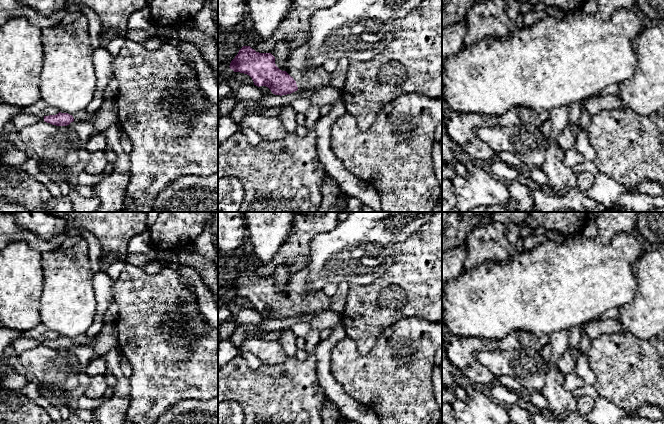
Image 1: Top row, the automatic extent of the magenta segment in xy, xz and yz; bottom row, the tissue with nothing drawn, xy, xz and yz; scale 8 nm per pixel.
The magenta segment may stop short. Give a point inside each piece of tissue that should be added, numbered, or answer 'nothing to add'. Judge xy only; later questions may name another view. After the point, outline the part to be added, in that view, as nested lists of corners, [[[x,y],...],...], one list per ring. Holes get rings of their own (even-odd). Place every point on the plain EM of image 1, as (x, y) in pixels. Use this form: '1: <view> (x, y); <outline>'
1: xy (83, 339); [[[85,334],[73,338],[73,342],[75,345],[87,345],[92,347],[95,341],[96,341],[96,336],[90,337]]]

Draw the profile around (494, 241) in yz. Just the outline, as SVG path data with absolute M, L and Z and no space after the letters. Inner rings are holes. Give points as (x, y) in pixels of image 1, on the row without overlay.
M490 220L477 225L466 239L467 255L463 271L469 271L483 262L504 262L516 253L521 226Z

